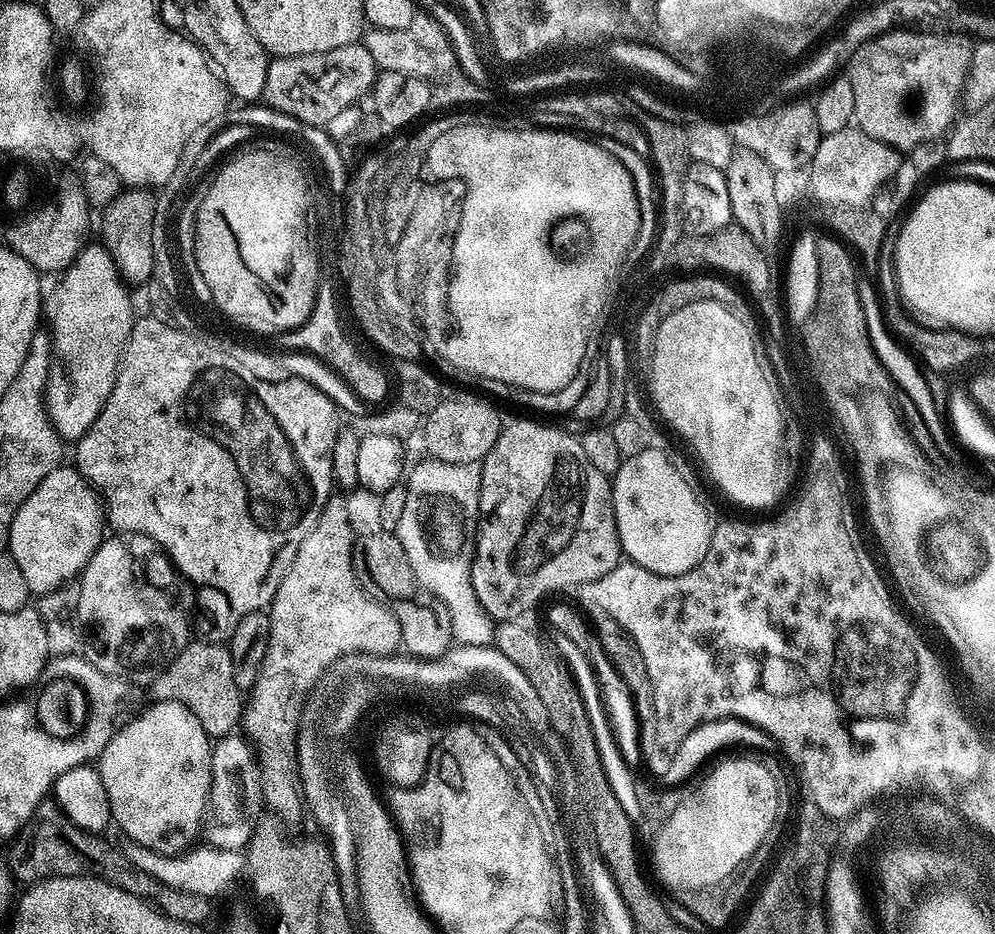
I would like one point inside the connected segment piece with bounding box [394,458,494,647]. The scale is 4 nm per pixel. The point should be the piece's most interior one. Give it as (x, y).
(437, 531)

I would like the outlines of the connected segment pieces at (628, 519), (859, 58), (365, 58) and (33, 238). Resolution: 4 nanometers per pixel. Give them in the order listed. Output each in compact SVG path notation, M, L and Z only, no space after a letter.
M649 446L642 454L621 459L620 468L610 483L620 546L631 563L654 574L677 576L694 570L706 558L714 520L708 517L687 478L672 465L671 458L662 449Z
M893 30L885 32L882 36L876 36L873 40L868 40L864 44L859 45L857 50L846 61L846 75L850 82L851 88L854 90L854 120L860 131L865 132L870 138L874 138L883 144L889 144L891 148L897 150L911 150L918 146L920 142L926 142L930 139L943 137L945 133L953 127L954 121L957 119L956 104L961 103L962 93L964 91L964 80L968 76L968 67L972 61L973 41L967 35L962 36L935 36L932 32L920 32L924 30Z
M363 43L326 50L322 54L298 54L269 59L263 103L300 120L301 125L325 126L351 104L363 101L376 83L378 69Z
M79 175L64 176L56 188L56 197L44 204L33 216L20 220L8 233L3 243L11 247L22 259L41 274L47 272L63 273L76 260L84 247L88 236L88 199L84 193L84 182Z

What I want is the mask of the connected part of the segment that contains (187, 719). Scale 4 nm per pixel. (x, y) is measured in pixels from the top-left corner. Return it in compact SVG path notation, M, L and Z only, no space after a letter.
M162 700L151 705L144 713L133 715L127 724L121 724L116 731L112 733L110 742L106 742L106 746L100 751L98 757L98 771L102 778L102 786L106 786L106 798L110 798L110 810L112 811L112 824L120 827L125 832L128 840L140 843L142 846L148 847L150 850L157 851L162 855L178 855L193 847L195 836L199 837L202 832L202 819L206 814L208 801L208 786L212 780L212 771L210 770L210 758L212 757L212 749L210 747L210 738L202 730L202 722L198 722L198 718L194 718L194 714L190 714L190 710L186 710L186 706L182 706L178 702L170 702Z

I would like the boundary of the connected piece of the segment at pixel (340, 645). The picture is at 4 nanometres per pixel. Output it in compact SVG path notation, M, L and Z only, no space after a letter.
M333 494L328 497L314 530L310 530L302 546L298 546L294 554L294 562L290 562L272 603L267 609L266 654L256 674L256 681L247 693L247 704L242 712L242 728L244 724L242 732L250 741L255 759L258 761L260 792L264 795L264 804L274 815L280 816L284 824L298 823L300 815L304 816L306 812L297 777L293 775L297 771L295 758L297 720L300 719L305 697L327 668L337 663L336 659L339 656L347 658L352 652L362 652L372 656L390 656L401 647L398 618L394 618L390 609L382 607L379 602L369 598L354 574L352 569L354 543L352 516L348 513L347 502L339 495Z

